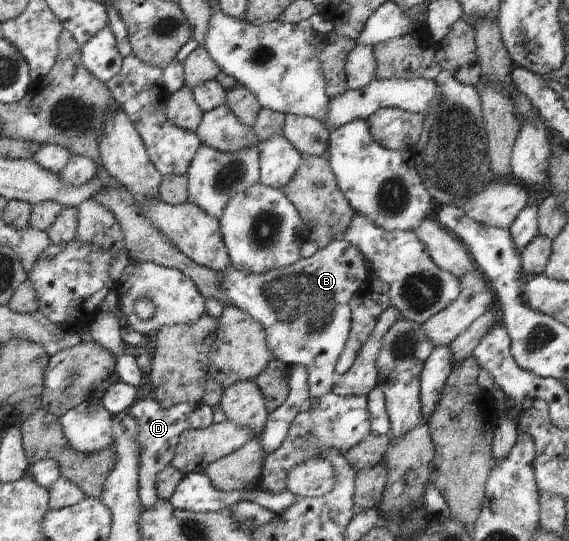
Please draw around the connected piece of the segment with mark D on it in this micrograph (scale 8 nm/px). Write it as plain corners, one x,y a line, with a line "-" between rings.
146,397
134,401
134,404
128,407
125,412
138,421
138,496
143,510
147,511
157,505
159,498
155,489
155,478
161,470
171,464
179,436
188,429
201,429
210,426
213,423
213,410
211,406
201,402
198,404
180,403
170,408
164,408
160,406
158,401

